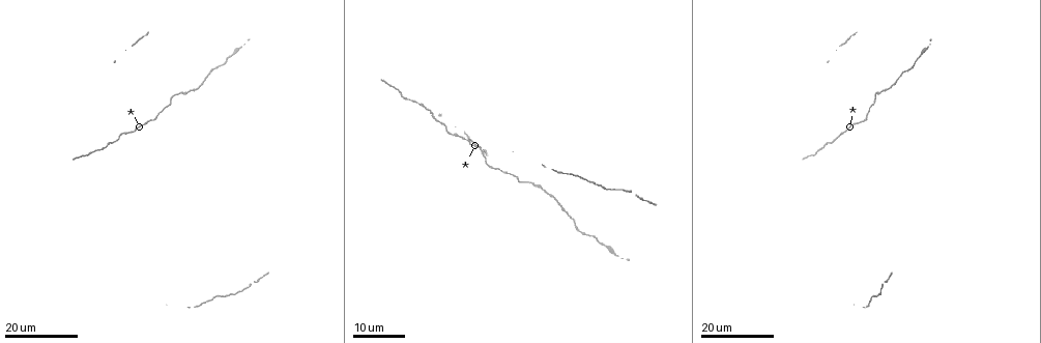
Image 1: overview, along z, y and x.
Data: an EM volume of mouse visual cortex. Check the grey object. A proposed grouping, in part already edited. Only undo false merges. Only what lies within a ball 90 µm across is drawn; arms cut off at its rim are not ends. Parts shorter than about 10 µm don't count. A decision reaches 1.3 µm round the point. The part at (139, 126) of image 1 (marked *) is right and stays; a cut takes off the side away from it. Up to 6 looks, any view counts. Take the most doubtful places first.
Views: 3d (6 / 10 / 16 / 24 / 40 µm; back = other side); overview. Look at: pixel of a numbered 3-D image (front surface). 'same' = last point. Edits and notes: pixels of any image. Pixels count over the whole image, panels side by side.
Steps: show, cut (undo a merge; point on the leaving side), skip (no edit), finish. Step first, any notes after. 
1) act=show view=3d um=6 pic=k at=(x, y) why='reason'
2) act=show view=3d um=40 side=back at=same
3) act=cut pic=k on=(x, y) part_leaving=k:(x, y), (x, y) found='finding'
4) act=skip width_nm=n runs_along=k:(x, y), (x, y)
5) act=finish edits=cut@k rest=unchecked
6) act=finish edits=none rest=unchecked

act=show view=3d um=24 pic=1 at=(580, 233) why='a narrow waist'

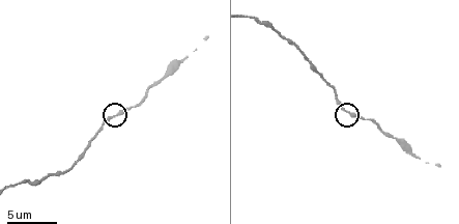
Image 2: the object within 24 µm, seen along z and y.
act=show view=3d um=10 pic=2 at=(346, 109)

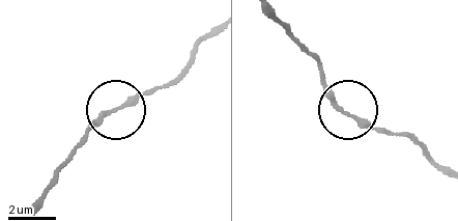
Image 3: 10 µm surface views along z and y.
act=skip runs_along=3:(273, 10), (314, 58), (332, 93), (373, 128), (396, 133) found='continuous, no second cell'

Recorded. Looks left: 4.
act=show view=3d um=24 pic=1 at=(496, 168)

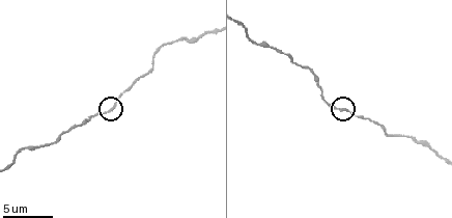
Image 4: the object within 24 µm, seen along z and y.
act=show view=3d um=6 pic=4 at=(344, 107)

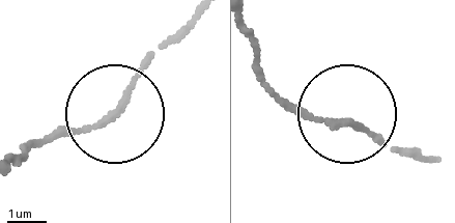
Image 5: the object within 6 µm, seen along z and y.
act=skip width_nm=150 found='one cell here'

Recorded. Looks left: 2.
act=show view=3d um=10 pic=4 at=(253, 43) why='sudden change in width'

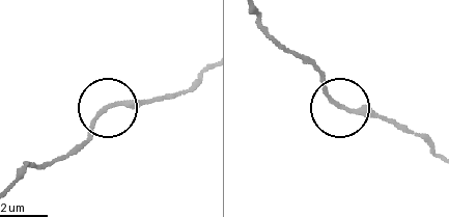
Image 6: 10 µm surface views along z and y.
act=skip runs_along=6:(438, 157), (384, 119), (337, 103), (303, 57) found='all the same cell'

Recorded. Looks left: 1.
act=finish edits=none rest=unchecked

